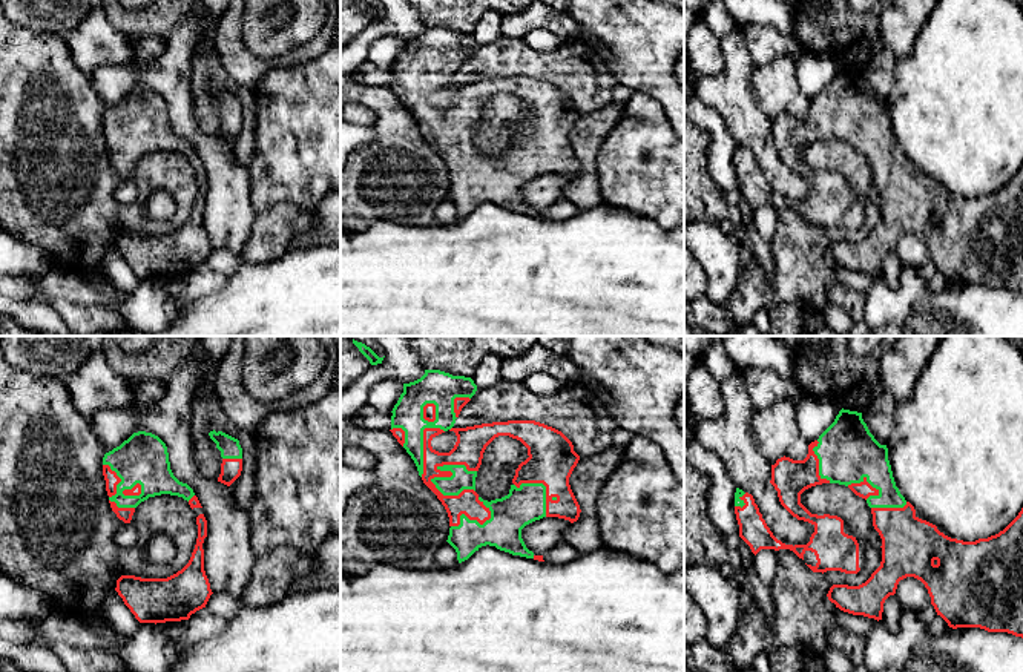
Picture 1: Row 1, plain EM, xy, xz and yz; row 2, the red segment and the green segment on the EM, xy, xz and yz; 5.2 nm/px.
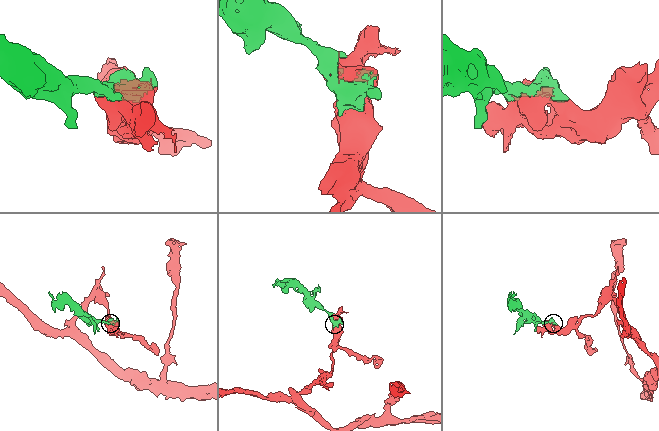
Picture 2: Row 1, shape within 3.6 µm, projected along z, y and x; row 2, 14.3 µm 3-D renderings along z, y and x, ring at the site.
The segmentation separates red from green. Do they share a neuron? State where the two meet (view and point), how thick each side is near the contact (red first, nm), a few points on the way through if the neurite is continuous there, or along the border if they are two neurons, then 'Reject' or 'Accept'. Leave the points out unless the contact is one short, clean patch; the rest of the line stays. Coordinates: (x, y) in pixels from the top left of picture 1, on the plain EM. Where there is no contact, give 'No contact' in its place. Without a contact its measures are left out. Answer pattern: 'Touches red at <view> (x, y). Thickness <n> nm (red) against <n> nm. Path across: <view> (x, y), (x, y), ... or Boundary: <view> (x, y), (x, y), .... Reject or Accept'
Touches red at xz (451, 152). Thickness 150 nm (red) against 110 nm. Accept

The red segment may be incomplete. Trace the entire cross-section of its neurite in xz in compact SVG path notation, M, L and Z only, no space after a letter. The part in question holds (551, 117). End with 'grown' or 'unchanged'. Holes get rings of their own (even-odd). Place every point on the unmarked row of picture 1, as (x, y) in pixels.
M425 26L420 35L403 40L403 49L391 68L390 87L414 117L423 140L445 163L451 183L446 198L456 206L459 219L486 201L512 212L544 218L543 212L535 212L526 204L521 186L543 173L558 173L571 180L578 176L581 166L571 146L569 133L580 112L561 87L535 77L456 84L456 75L475 48L477 41L471 34ZM448 86L456 89L457 98L449 109L439 109L431 103L431 97ZM498 92L520 97L528 104L529 114L515 126L509 150L488 158L475 149L475 133L486 103Z; grown

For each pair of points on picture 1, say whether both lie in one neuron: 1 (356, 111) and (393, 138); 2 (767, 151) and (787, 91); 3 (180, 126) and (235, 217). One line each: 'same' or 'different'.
1: different
2: different
3: same

